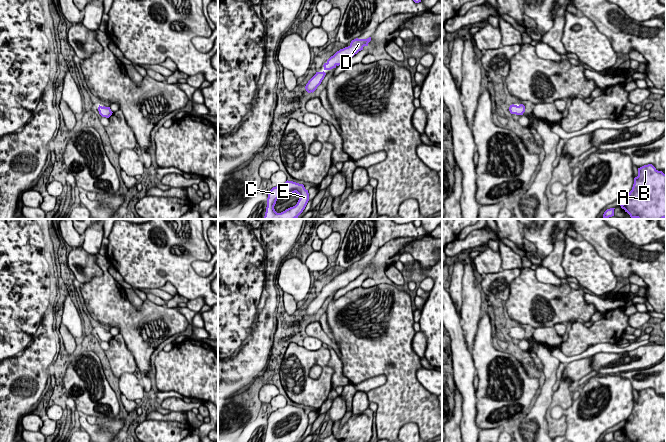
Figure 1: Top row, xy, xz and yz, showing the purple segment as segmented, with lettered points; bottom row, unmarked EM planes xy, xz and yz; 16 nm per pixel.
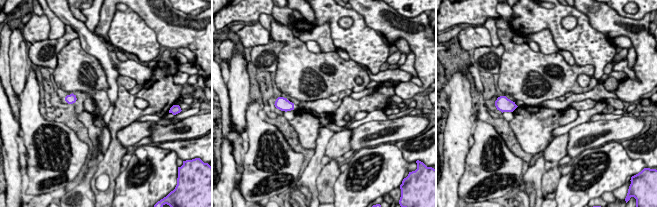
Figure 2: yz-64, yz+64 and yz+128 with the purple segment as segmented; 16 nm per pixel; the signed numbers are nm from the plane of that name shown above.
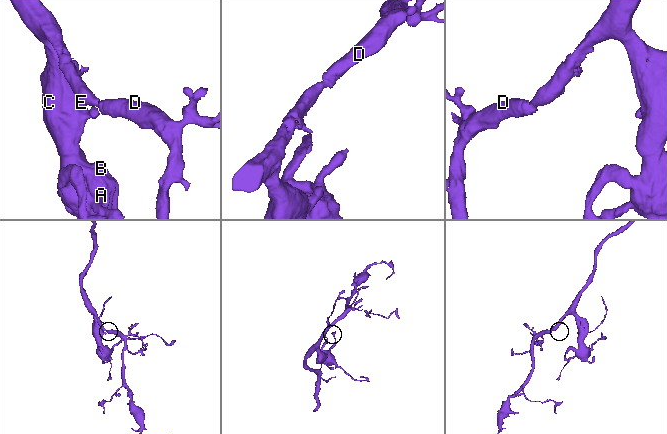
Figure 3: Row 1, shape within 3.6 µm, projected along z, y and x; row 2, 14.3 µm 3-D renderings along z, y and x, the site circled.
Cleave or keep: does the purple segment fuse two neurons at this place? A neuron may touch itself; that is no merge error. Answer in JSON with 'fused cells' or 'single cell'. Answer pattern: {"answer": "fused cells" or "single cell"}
{"answer": "single cell"}

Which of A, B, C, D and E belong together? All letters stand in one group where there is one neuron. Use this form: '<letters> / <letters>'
A B C D E

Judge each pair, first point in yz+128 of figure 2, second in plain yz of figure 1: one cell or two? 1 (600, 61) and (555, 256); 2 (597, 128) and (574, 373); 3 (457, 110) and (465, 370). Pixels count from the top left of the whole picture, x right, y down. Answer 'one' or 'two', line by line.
1: two
2: two
3: two

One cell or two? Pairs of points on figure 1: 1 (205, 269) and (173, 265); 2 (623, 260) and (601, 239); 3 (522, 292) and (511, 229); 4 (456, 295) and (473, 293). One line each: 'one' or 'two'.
1: two
2: one
3: two
4: two

